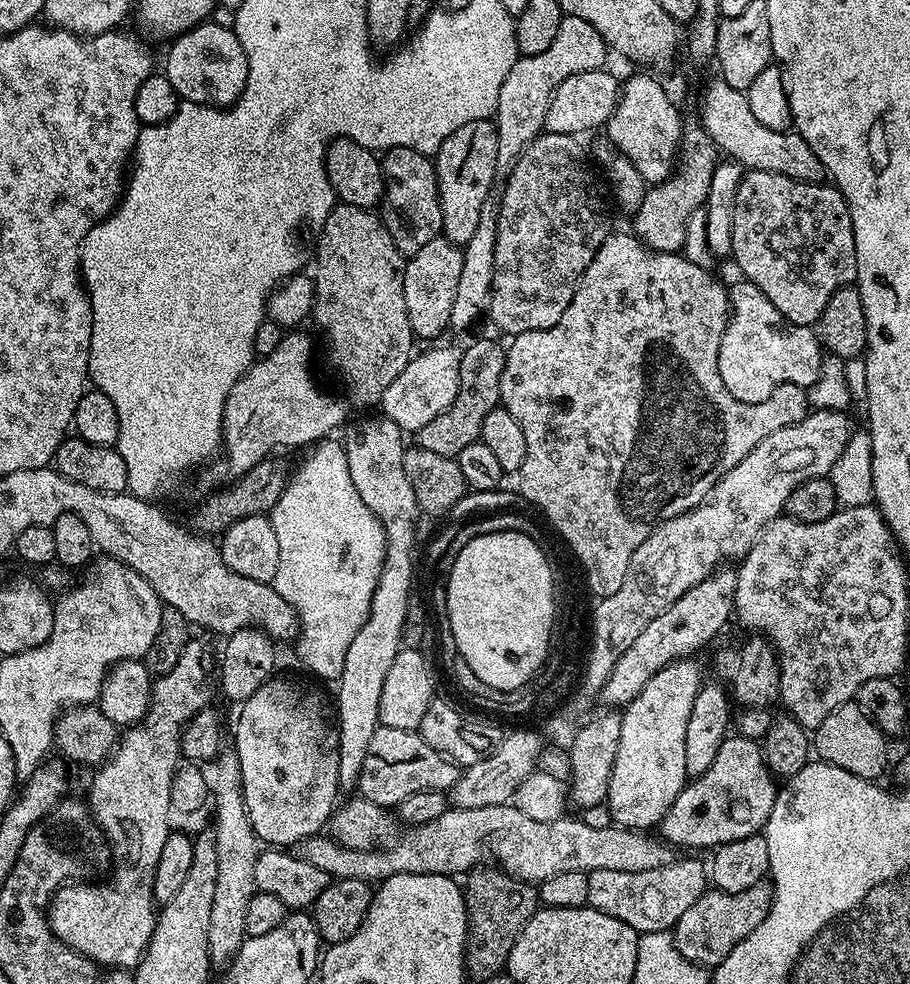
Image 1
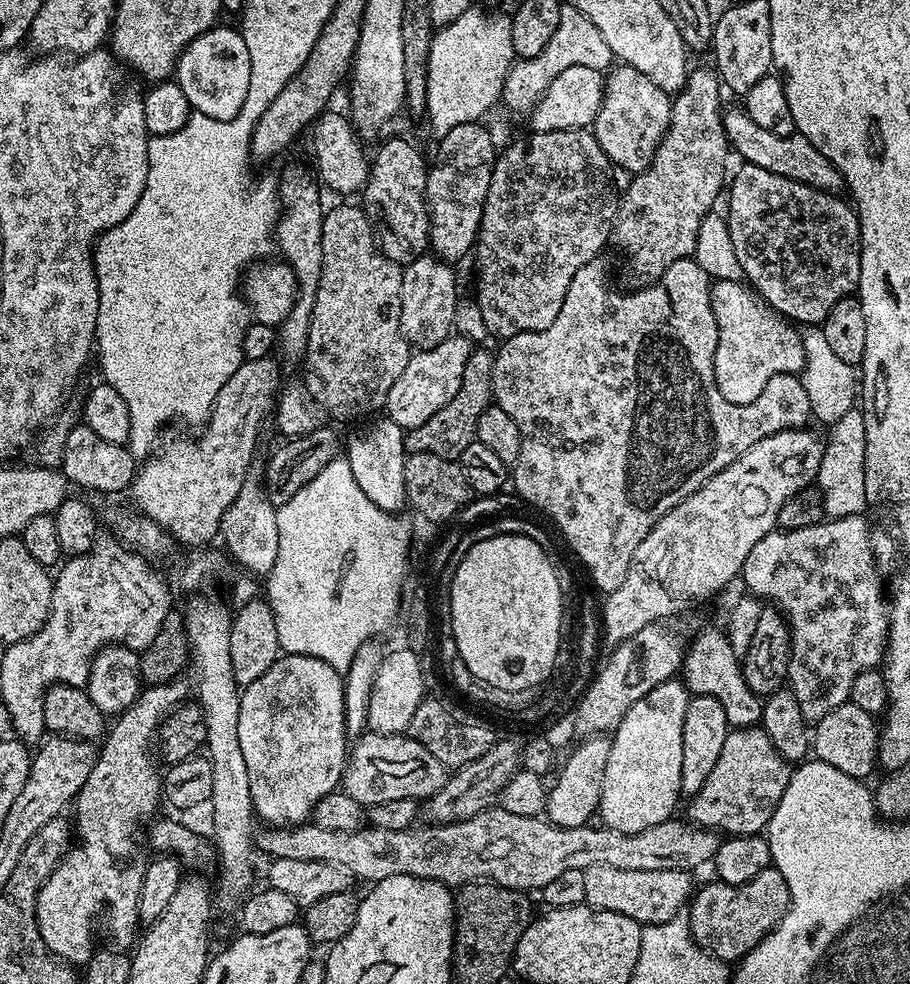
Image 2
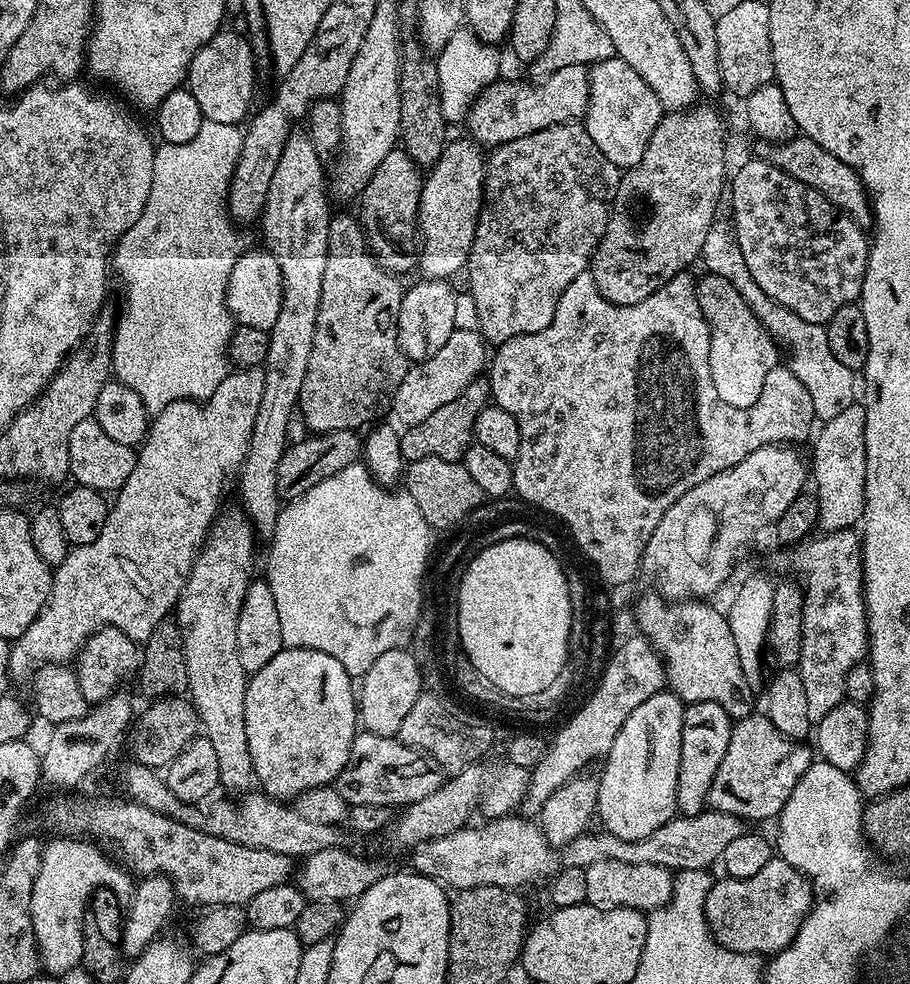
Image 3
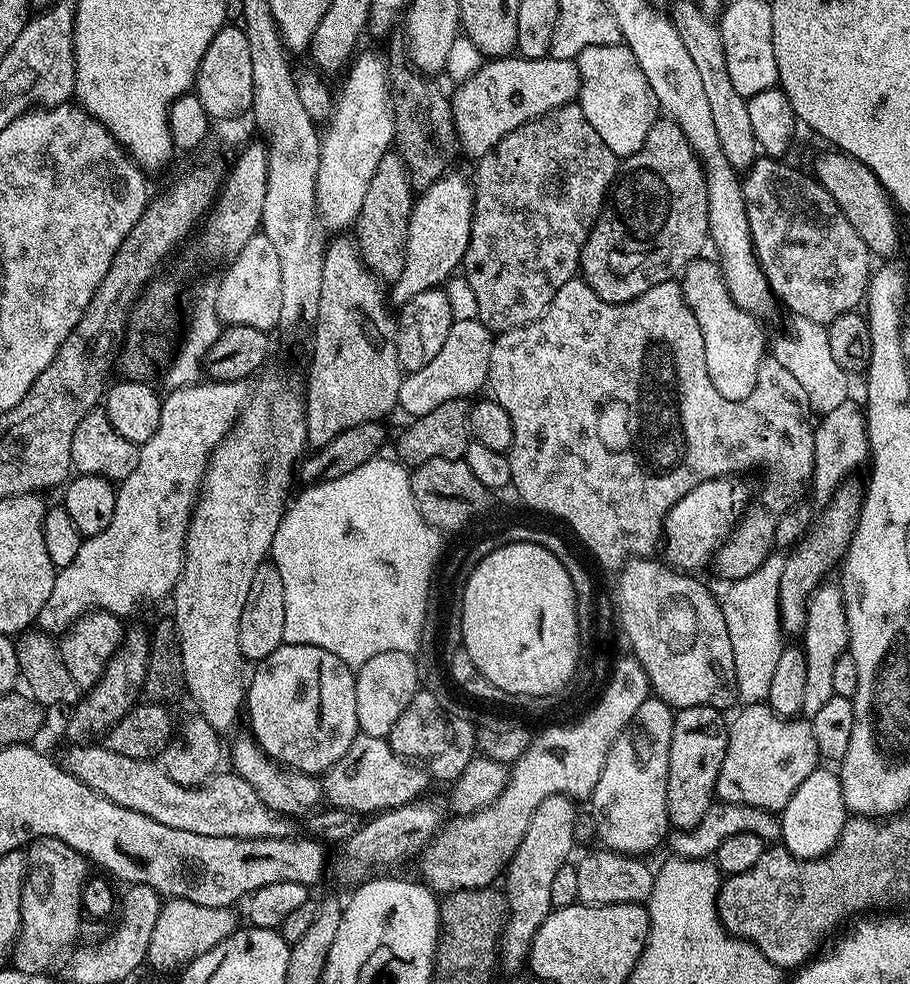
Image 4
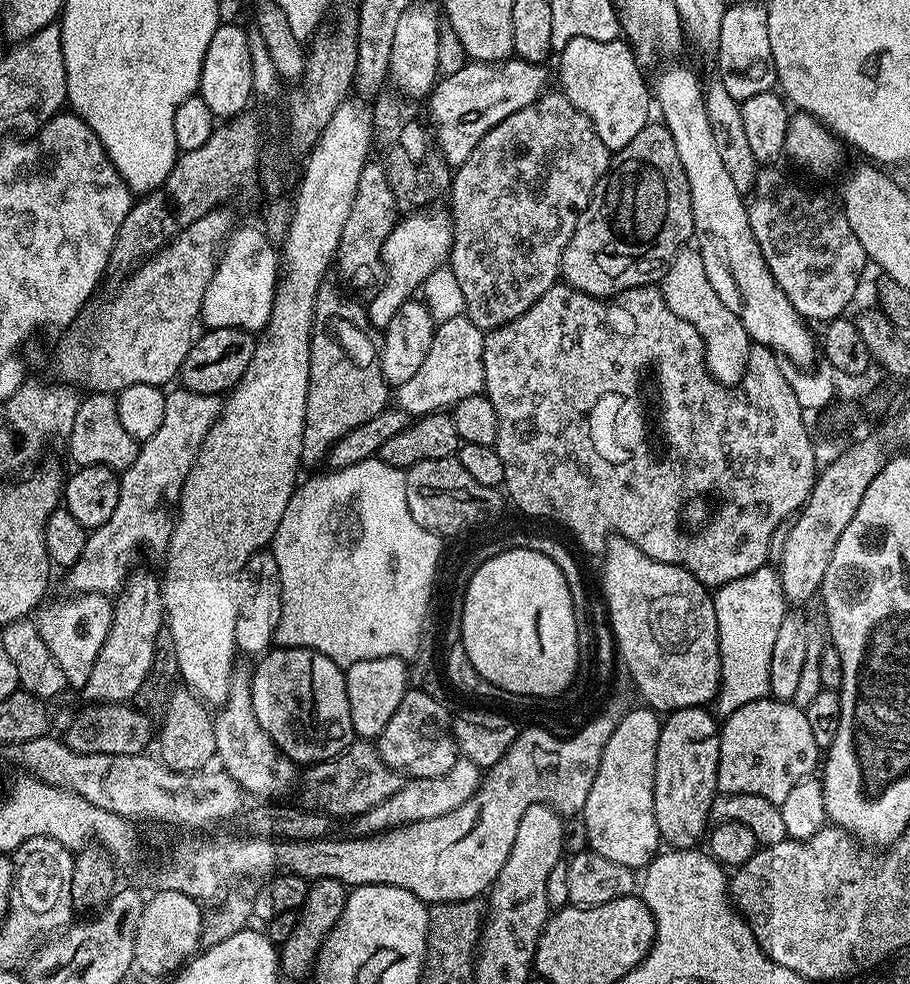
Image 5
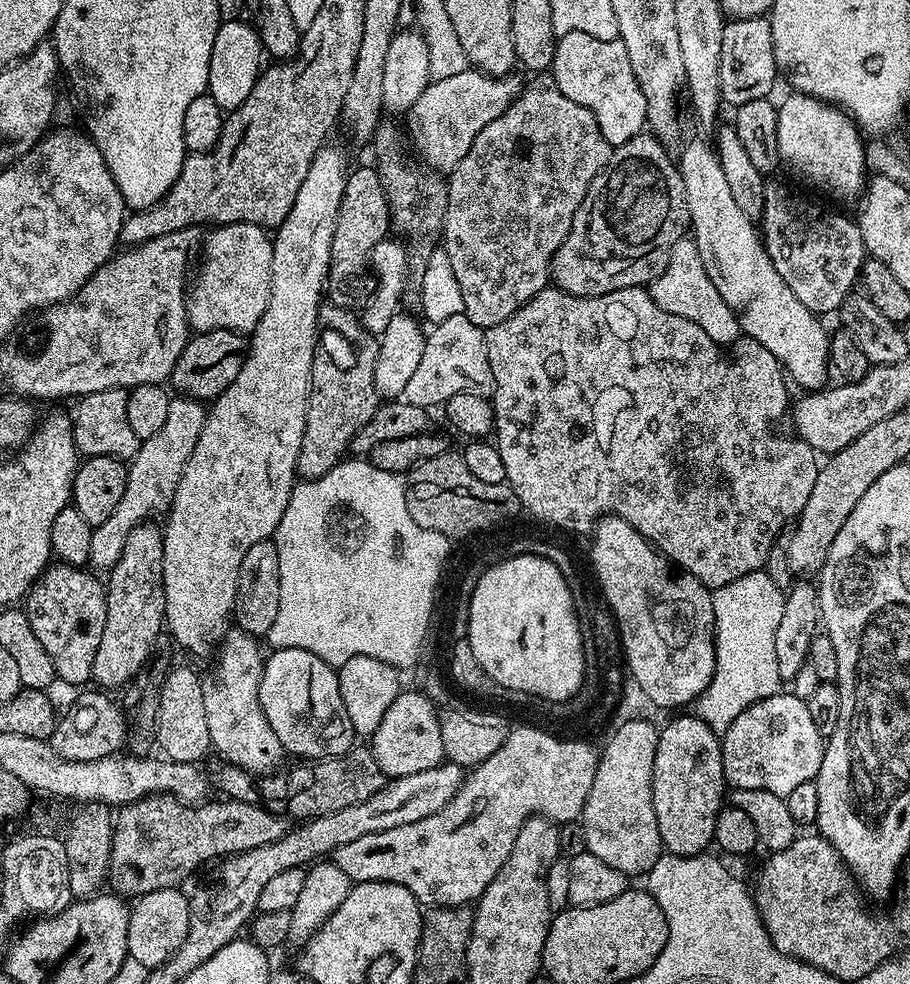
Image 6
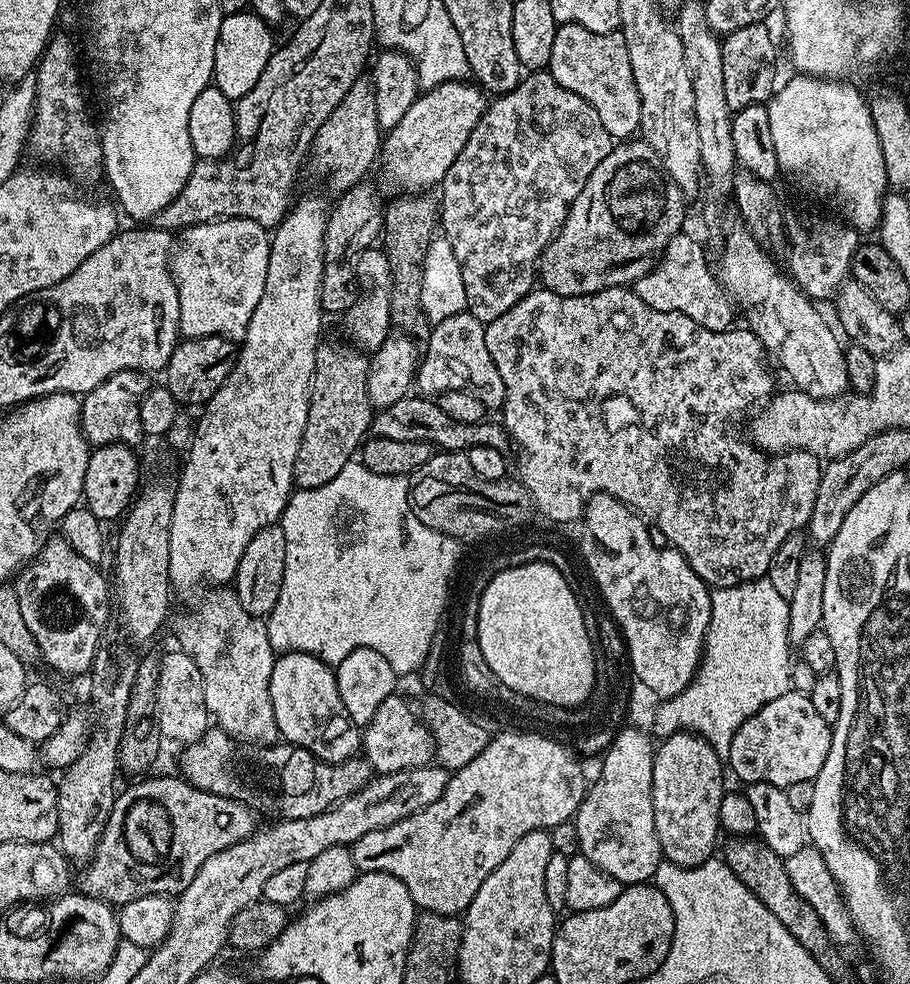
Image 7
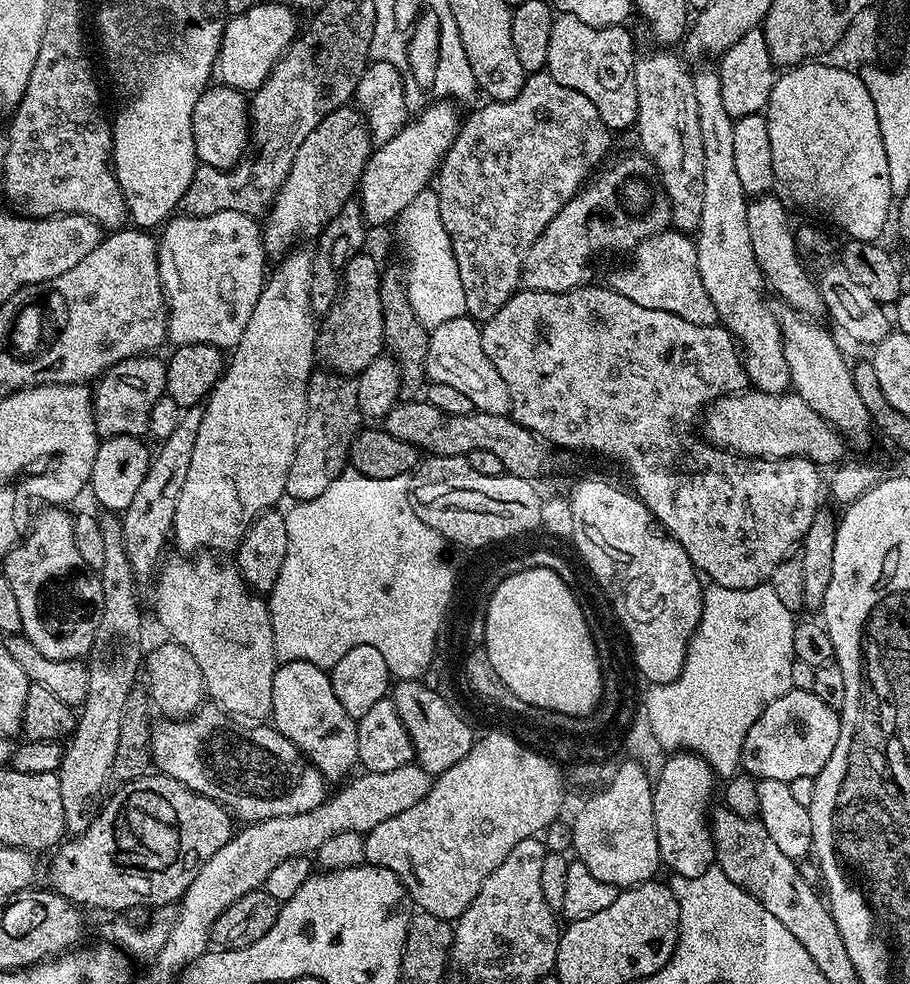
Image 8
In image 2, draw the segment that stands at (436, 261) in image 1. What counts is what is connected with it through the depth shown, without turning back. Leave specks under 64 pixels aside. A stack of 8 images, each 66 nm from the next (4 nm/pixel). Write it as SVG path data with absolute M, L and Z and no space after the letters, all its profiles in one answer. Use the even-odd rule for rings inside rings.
M425 254L403 269L400 325L409 345L417 349L433 348L453 335L452 323L456 320L456 276L450 265L452 264L445 262L439 255Z

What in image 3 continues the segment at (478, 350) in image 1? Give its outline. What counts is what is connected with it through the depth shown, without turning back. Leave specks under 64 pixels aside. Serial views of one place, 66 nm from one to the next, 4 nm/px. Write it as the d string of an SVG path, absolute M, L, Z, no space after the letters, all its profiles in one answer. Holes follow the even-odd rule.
M475 378L454 398L454 402L446 402L446 406L434 410L430 418L417 424L409 424L399 433L401 454L405 461L411 462L422 458L442 458L453 462L463 461L464 451L474 442L474 422L478 422L478 414L490 403L490 384L487 379Z

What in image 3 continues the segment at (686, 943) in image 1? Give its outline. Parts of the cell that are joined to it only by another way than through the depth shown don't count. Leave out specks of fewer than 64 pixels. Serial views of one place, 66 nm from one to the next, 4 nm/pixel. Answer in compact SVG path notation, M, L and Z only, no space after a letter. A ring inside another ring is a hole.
M774 858L754 878L720 878L705 896L704 920L713 940L730 952L776 954L791 943L792 936L810 907L810 899L799 884L796 869Z

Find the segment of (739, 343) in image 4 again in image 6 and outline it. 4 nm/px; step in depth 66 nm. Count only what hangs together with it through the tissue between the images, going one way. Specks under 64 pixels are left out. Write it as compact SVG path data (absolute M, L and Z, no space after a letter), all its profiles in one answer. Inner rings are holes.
M685 238L674 246L670 254L670 262L666 270L650 285L652 297L662 310L670 314L678 314L690 322L694 322L718 346L735 345L741 339L740 317L718 294L714 282L710 282L710 274L706 274L706 266L702 266L702 254L698 250L695 239Z

